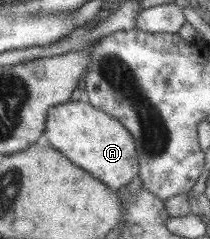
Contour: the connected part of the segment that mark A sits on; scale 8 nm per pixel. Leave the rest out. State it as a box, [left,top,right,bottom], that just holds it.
[44,98,141,191]

